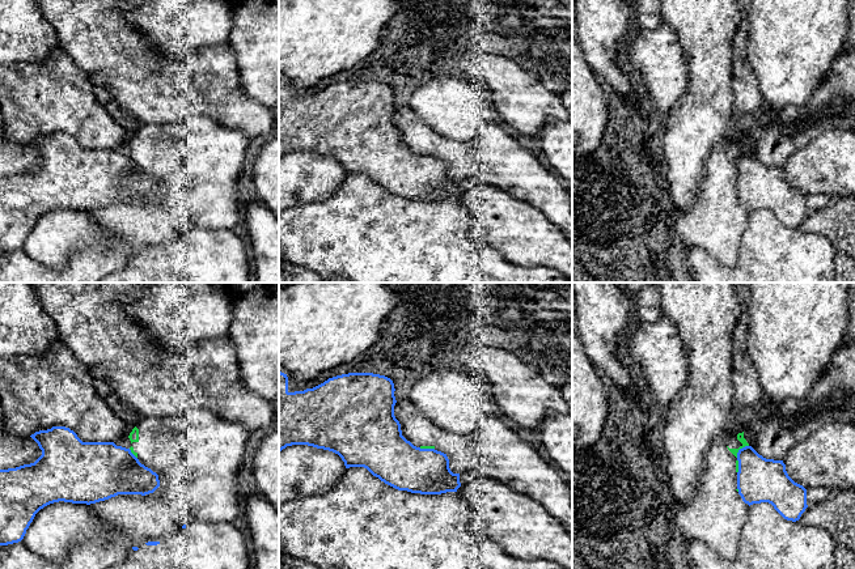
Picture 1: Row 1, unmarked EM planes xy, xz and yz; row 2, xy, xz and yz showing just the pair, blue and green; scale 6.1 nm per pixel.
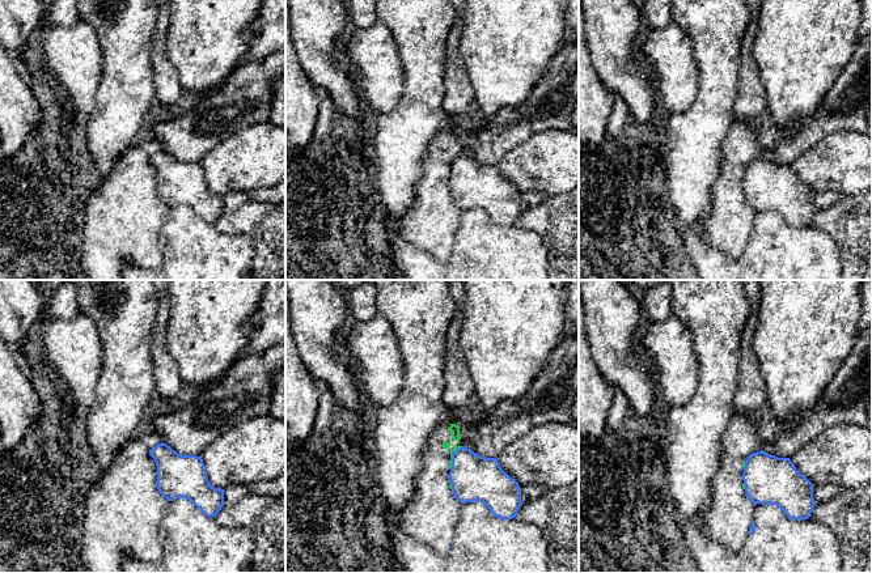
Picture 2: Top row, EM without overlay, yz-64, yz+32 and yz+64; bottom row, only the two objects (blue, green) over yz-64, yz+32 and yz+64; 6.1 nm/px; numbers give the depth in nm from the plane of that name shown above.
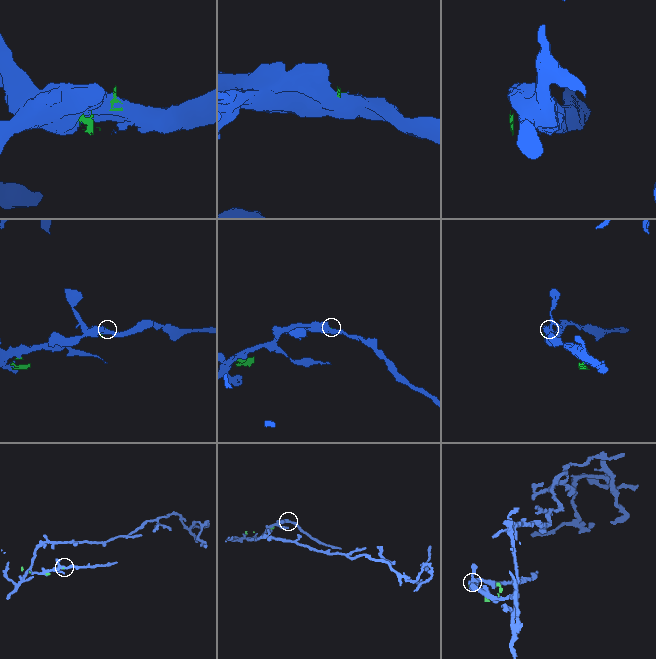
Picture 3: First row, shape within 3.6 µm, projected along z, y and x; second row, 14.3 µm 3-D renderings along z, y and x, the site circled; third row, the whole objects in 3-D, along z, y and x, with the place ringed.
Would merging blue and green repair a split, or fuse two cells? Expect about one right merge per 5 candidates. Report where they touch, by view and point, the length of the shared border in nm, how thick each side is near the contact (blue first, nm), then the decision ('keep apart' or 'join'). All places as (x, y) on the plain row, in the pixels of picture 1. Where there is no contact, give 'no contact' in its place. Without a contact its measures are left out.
contact yz (740, 156); length 110 nm; calibres 280 and 50 nm; keep apart

